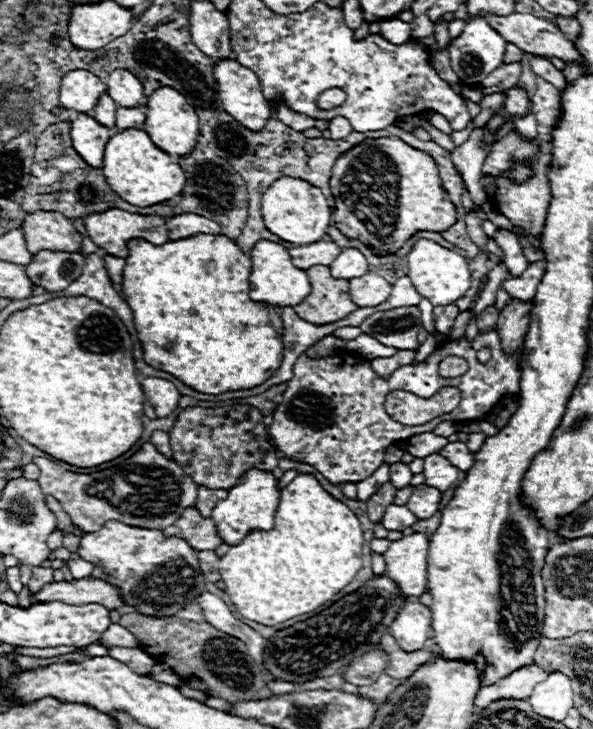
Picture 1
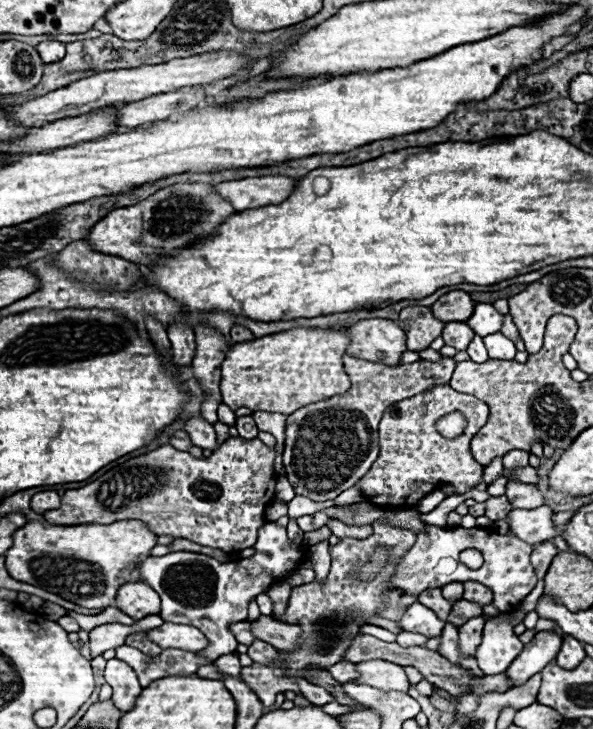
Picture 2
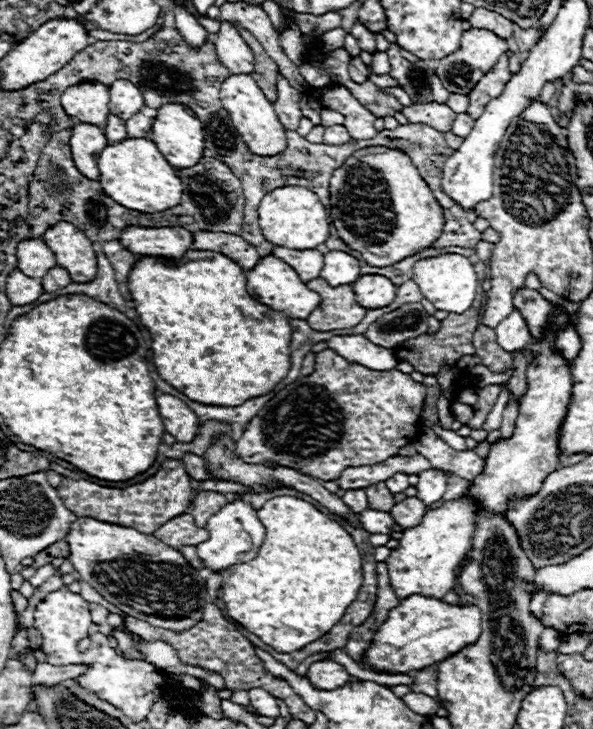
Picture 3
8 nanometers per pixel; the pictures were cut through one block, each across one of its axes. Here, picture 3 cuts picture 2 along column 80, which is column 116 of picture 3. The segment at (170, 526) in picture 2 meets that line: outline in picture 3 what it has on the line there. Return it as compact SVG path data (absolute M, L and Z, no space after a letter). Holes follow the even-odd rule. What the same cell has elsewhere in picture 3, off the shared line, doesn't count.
M166 458L158 472L144 482L126 486L126 488L108 488L108 486L98 486L88 480L70 480L62 478L58 490L58 496L62 498L64 506L74 512L78 518L80 516L90 516L102 522L110 524L120 524L134 528L144 534L154 534L162 524L166 524L170 518L176 518L178 514L184 514L192 506L192 478L184 470L184 464L174 458Z

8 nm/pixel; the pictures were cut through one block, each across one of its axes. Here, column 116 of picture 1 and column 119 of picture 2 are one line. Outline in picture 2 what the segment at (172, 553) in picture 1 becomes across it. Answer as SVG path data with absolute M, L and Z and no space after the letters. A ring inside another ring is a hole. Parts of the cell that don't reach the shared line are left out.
M120 520L114 524L80 524L80 526L42 526L40 522L28 522L14 532L12 548L6 552L6 566L12 578L20 582L32 582L52 594L62 596L68 602L76 602L82 608L106 610L116 600L116 590L122 584L138 582L138 562L150 556L158 544L158 536L140 520Z

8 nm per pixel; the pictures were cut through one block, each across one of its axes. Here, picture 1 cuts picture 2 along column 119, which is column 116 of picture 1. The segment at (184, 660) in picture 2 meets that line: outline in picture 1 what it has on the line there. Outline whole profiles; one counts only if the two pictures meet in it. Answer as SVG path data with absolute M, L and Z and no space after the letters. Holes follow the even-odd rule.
M110 648L110 656L118 658L126 666L130 666L138 674L148 674L150 668L150 656L136 648Z

